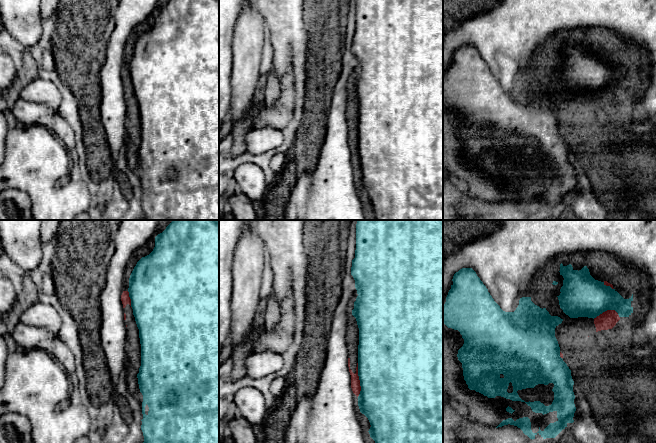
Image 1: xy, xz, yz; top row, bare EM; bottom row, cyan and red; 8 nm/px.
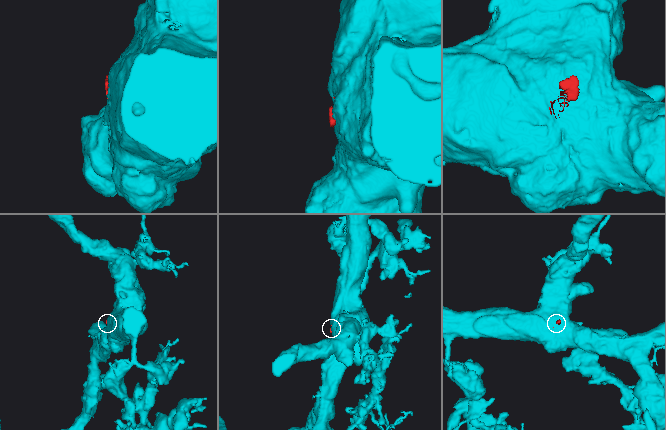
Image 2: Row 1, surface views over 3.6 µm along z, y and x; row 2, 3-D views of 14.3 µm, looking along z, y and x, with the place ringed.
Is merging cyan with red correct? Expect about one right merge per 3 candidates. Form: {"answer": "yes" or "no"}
{"answer": "no"}

